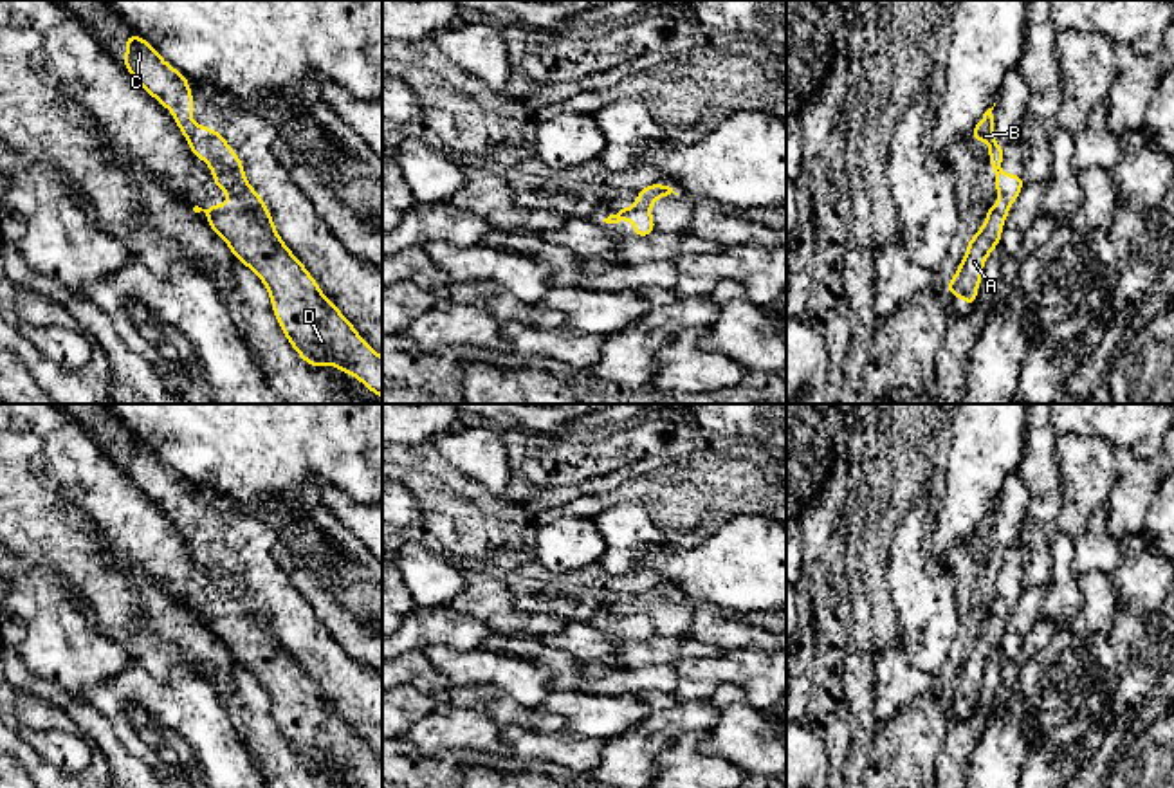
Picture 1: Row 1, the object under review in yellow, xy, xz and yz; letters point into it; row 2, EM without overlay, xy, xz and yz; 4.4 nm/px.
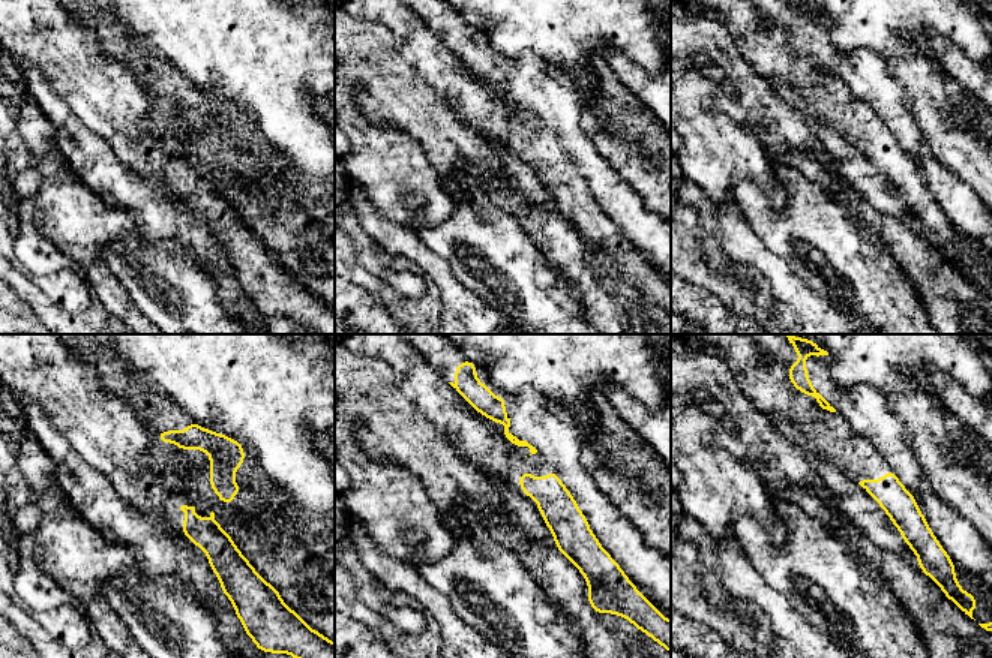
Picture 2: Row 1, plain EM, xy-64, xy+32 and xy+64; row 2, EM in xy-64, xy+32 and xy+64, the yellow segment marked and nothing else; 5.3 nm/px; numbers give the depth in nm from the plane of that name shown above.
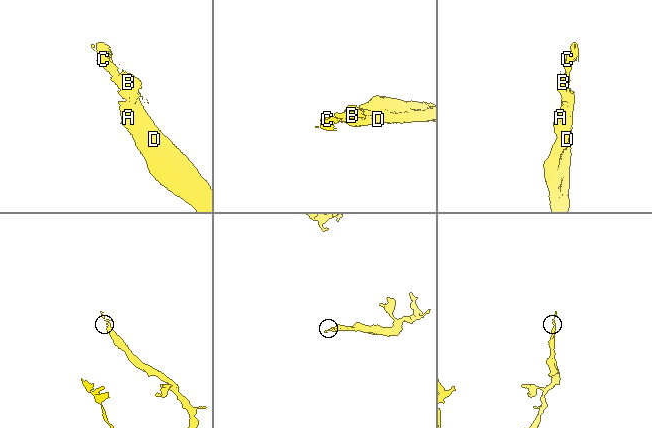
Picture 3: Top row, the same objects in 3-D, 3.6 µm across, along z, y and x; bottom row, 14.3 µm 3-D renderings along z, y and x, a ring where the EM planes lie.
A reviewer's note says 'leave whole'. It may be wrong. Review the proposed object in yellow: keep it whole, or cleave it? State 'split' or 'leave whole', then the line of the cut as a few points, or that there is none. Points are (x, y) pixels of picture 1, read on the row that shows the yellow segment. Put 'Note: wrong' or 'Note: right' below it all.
split; cut in xy along (244, 174), (224, 172), (215, 175)
Note: wrong

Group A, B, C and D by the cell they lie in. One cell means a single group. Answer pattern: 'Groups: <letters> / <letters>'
Groups: A D / B C

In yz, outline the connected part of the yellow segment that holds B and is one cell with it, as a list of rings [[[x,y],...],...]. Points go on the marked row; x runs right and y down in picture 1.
[[[988,108],[983,117],[979,119],[979,123],[974,126],[974,130],[968,133],[970,139],[986,142],[990,146],[988,151],[988,162],[990,162],[990,170],[994,171],[994,177],[997,177],[1001,162],[1004,159],[1004,148],[995,141],[992,126],[994,126],[994,115],[992,115],[992,108]]]

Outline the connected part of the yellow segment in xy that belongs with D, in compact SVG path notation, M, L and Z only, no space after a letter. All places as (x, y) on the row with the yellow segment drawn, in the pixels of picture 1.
M240 171L213 175L213 184L234 202L213 204L207 209L195 206L193 211L204 211L207 225L229 245L233 256L263 281L271 296L272 314L290 346L308 366L332 364L382 399L382 357L357 334L341 310L325 298L319 283L283 243L263 198L247 182L245 175Z

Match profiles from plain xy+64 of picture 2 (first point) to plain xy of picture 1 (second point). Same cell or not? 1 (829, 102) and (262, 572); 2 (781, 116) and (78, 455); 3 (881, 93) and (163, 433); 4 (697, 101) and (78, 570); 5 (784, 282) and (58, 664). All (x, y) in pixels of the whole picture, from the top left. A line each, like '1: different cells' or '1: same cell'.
1: different cells
2: different cells
3: different cells
4: different cells
5: different cells

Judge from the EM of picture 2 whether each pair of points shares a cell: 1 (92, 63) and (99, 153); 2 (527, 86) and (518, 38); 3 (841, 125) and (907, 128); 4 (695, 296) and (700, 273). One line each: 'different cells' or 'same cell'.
1: different cells
2: different cells
3: different cells
4: different cells

